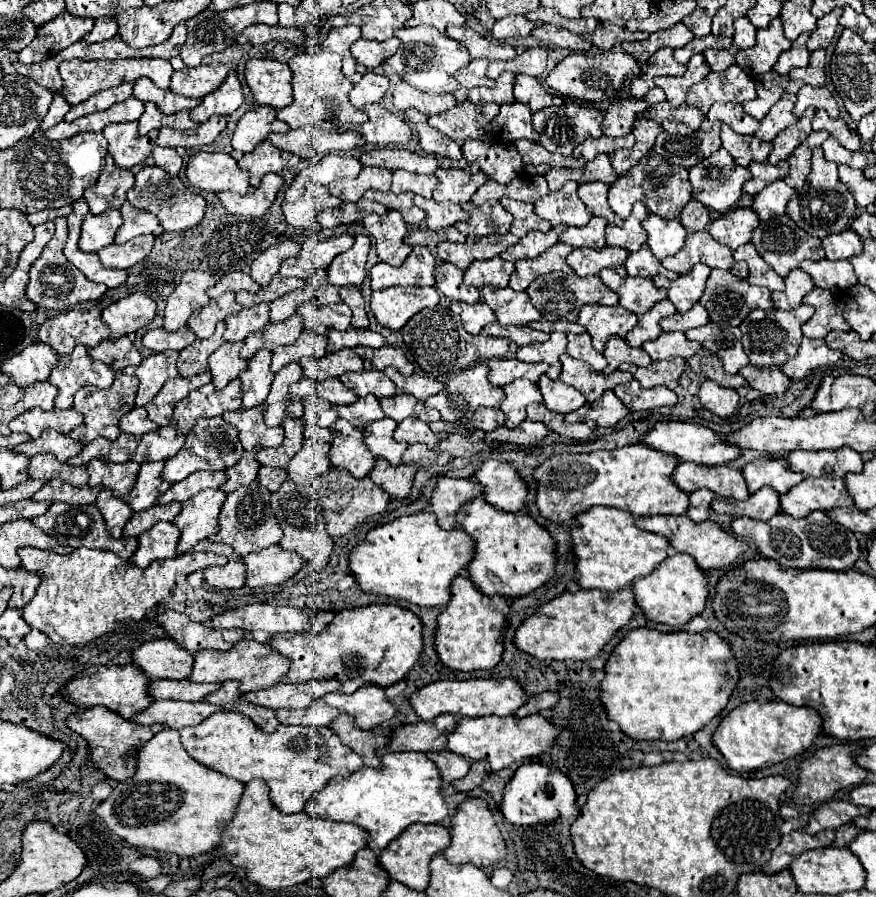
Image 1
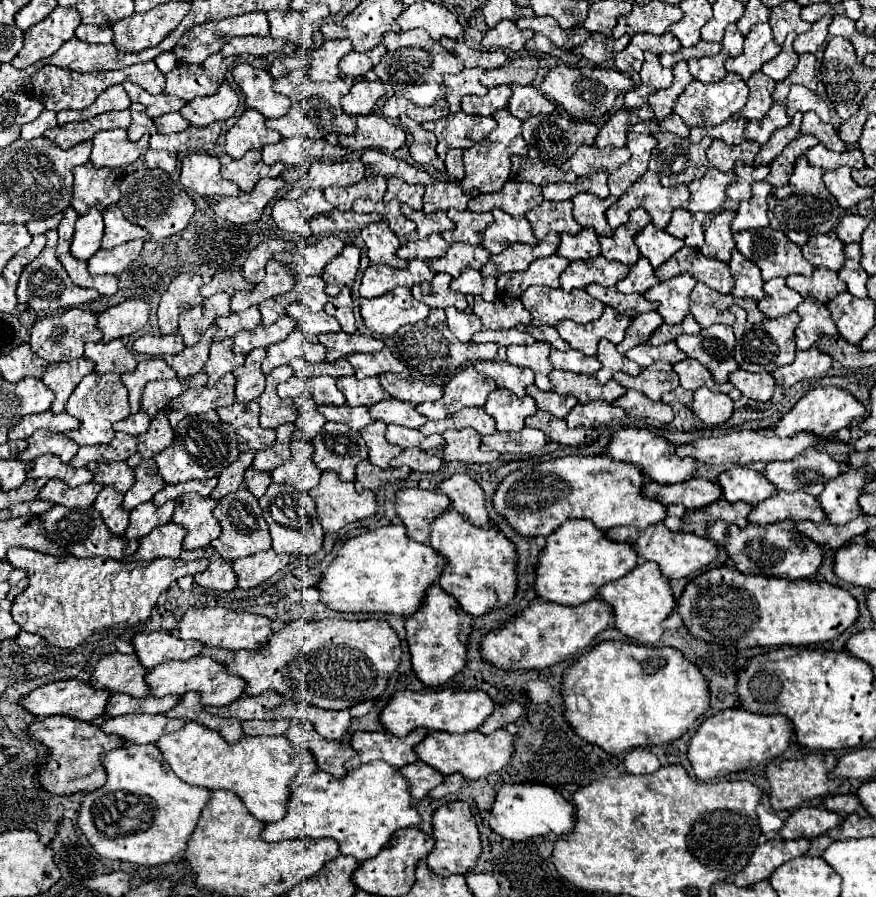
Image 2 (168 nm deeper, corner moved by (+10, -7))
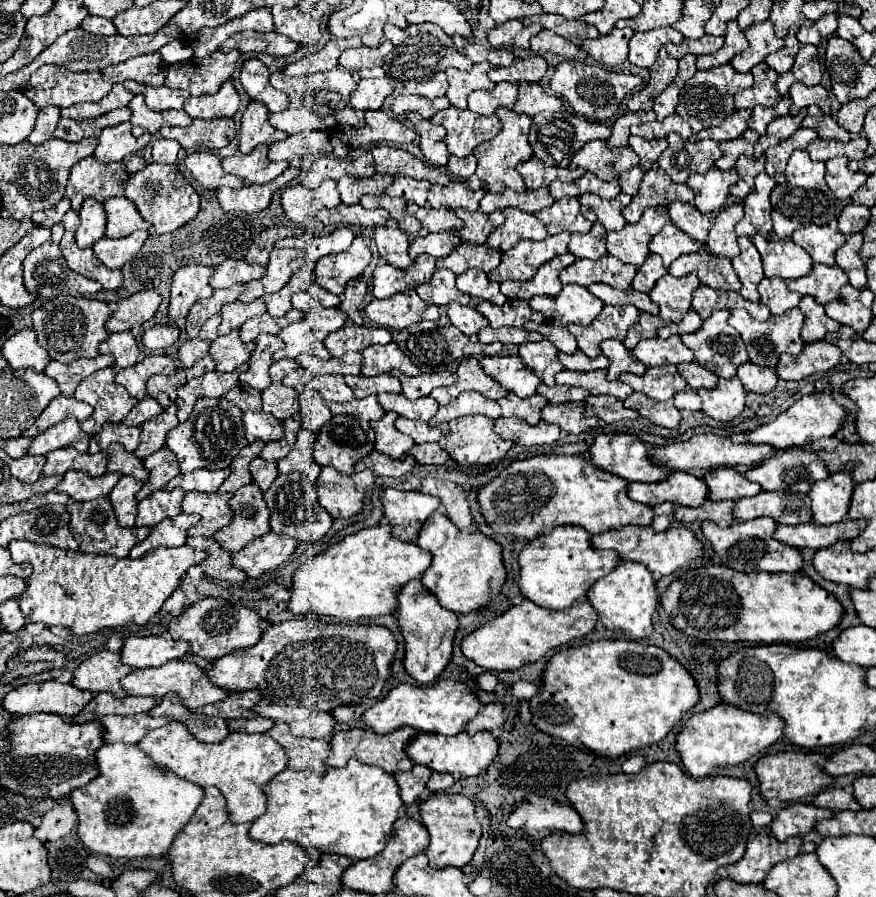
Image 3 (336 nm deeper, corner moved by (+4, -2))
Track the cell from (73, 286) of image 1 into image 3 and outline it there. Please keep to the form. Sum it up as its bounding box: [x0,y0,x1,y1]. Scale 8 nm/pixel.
[24,223,102,299]

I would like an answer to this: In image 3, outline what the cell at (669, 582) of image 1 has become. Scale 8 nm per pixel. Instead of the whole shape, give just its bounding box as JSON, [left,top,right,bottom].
[588,561,660,639]

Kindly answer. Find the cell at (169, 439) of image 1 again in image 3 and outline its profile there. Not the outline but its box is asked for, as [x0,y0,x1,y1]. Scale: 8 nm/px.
[134,405,178,459]

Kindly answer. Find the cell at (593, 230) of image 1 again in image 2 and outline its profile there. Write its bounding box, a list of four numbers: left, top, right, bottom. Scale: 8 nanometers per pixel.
[556,228,600,260]

